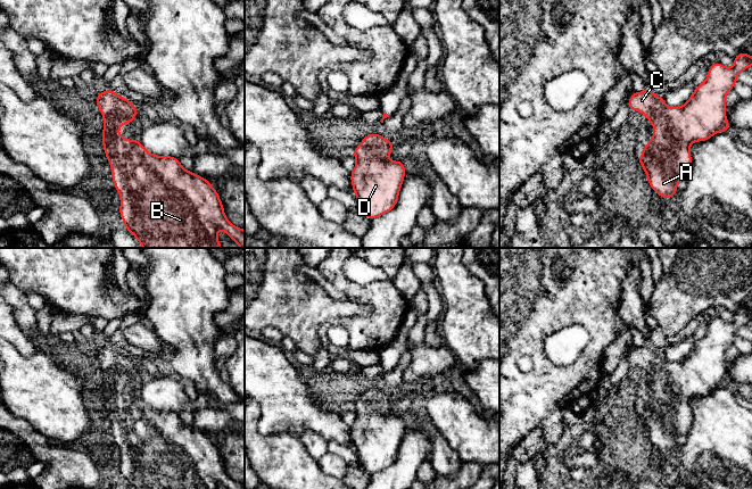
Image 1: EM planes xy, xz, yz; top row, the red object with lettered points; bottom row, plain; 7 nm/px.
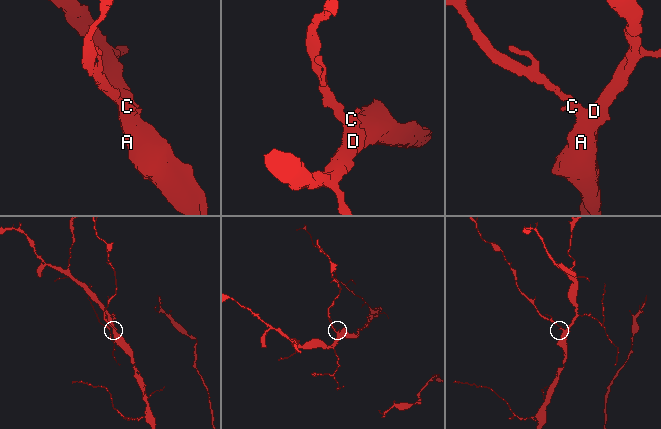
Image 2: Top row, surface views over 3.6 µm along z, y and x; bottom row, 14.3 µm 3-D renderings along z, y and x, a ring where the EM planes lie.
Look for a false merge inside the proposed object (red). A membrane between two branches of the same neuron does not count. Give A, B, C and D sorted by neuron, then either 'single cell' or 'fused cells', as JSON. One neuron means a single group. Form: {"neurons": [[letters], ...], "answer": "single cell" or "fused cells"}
{"neurons": [["A", "B", "C", "D"]], "answer": "single cell"}

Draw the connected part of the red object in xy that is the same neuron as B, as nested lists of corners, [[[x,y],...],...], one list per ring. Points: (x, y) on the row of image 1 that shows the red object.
[[[113,90],[98,92],[96,103],[102,114],[102,146],[111,167],[111,179],[121,198],[119,215],[127,232],[132,233],[143,248],[222,248],[217,230],[223,230],[234,243],[245,248],[245,230],[229,222],[217,191],[205,177],[185,171],[180,159],[172,156],[157,156],[144,149],[137,139],[126,140],[117,132],[137,117],[135,106]]]

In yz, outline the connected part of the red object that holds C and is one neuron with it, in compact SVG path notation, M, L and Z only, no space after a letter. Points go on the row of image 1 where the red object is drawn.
M747 52L734 57L732 68L719 61L712 63L706 80L678 108L668 107L663 97L654 94L648 88L631 93L629 109L644 114L655 130L638 161L651 189L661 198L674 197L678 191L677 182L687 181L693 165L689 154L693 142L728 132L726 94L734 89L737 75L750 66L752 56Z

